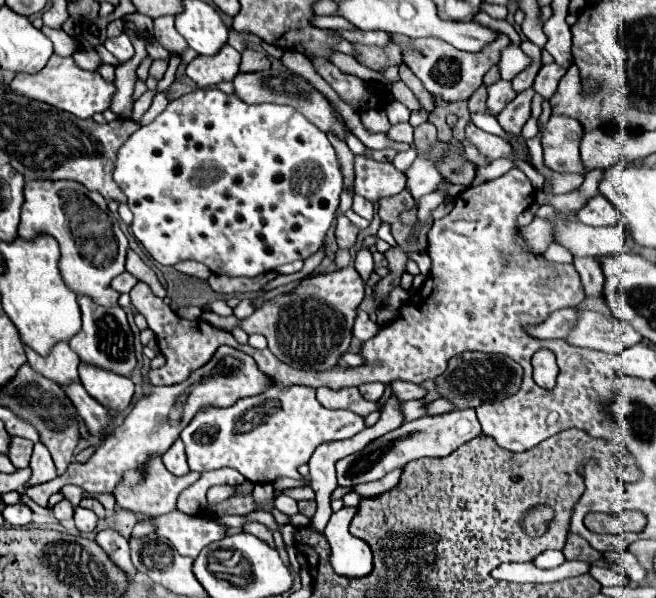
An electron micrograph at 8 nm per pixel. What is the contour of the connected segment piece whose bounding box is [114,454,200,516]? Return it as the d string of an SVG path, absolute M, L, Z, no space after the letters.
M152 454L146 464L144 464L144 472L134 470L134 472L126 472L122 482L116 487L114 496L116 503L120 508L126 510L134 510L134 512L142 512L142 514L168 514L176 508L176 498L178 494L188 488L190 484L194 484L200 478L200 473L190 471L188 474L178 477L172 476L164 464L162 458L158 454Z

